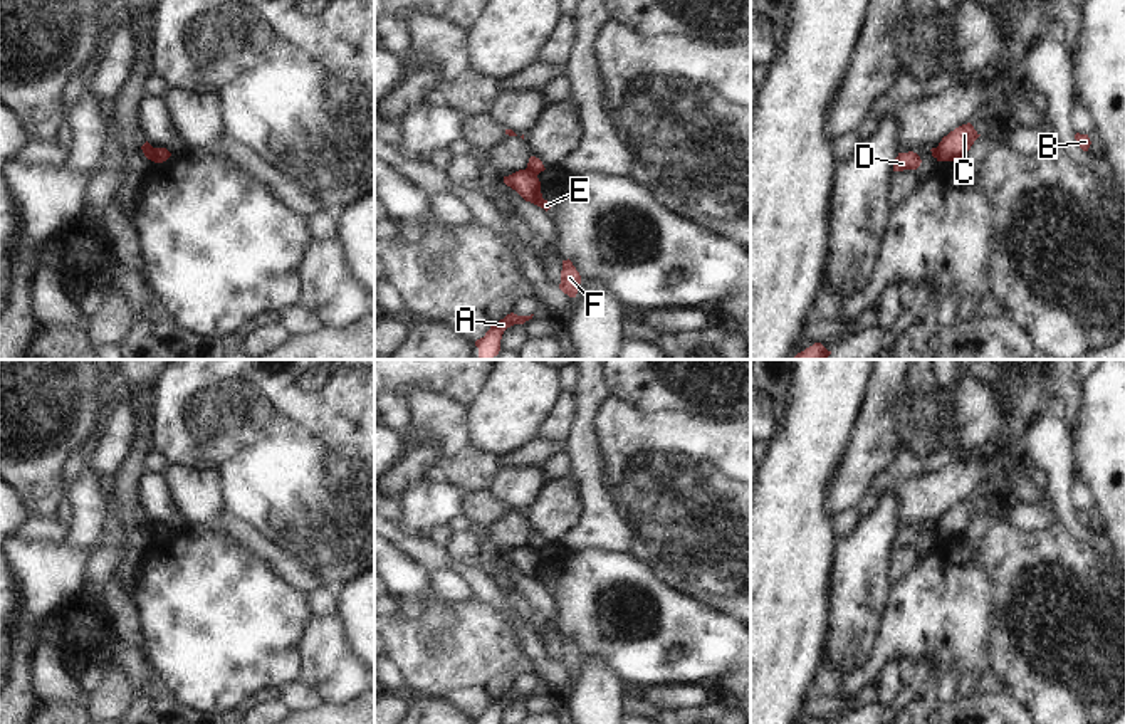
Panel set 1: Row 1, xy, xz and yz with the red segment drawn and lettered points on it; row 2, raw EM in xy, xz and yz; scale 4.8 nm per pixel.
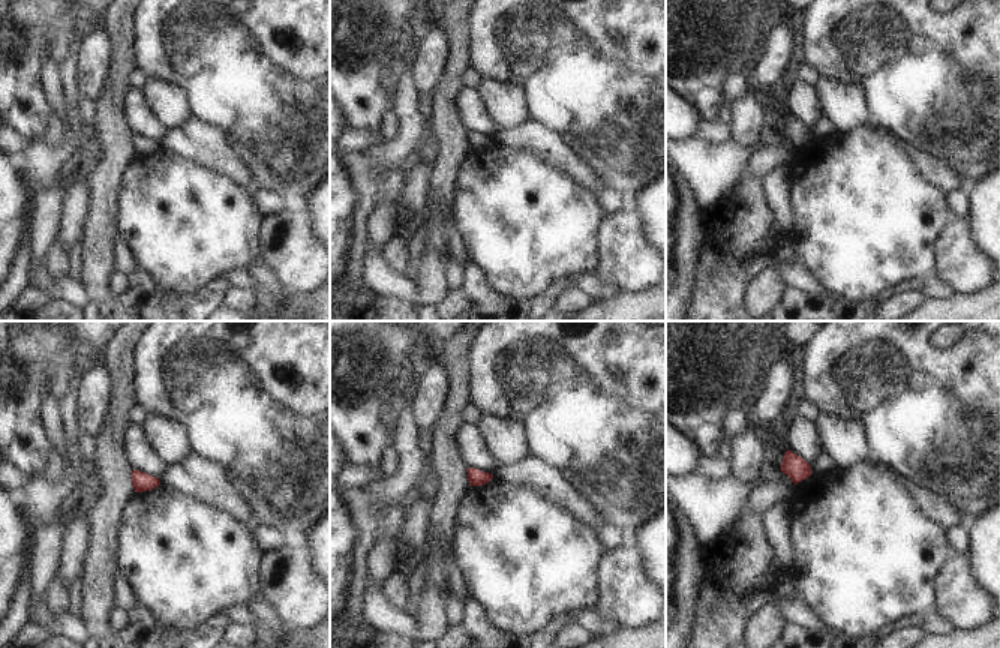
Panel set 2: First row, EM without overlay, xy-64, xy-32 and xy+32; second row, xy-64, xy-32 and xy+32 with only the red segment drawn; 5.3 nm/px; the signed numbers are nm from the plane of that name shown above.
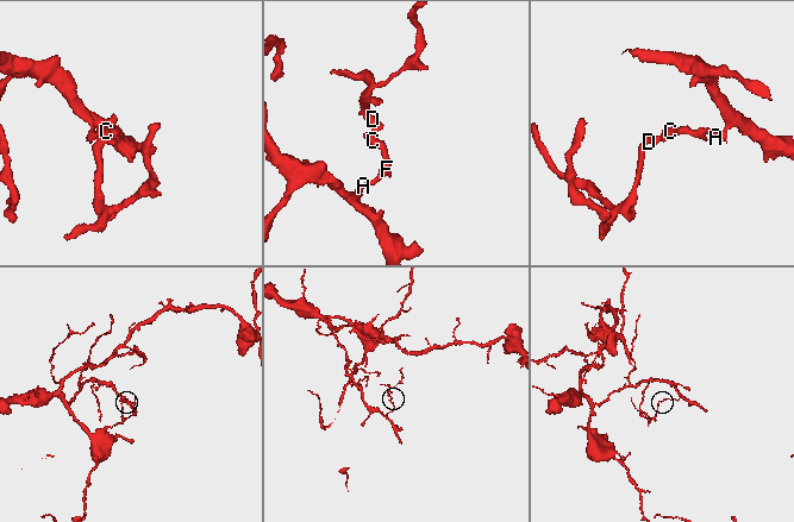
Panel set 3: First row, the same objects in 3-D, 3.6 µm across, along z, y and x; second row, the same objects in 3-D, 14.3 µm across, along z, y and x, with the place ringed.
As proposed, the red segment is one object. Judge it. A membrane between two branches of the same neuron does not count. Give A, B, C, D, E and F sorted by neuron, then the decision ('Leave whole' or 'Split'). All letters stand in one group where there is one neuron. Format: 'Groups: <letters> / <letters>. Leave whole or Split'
Groups: A B C E F / D. Split.

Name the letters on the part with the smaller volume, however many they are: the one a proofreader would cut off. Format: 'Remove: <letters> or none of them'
Remove: D

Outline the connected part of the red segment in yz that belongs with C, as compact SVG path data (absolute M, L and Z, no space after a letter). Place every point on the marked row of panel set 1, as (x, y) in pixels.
M971 123L950 131L937 146L937 161L959 161L981 134Z

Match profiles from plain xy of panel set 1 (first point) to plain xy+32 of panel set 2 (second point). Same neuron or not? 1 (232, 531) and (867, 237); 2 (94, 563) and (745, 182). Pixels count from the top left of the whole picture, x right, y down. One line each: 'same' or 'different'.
1: different
2: different

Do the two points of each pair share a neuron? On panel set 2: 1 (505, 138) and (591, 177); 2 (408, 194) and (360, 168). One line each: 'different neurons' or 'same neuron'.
1: same neuron
2: different neurons

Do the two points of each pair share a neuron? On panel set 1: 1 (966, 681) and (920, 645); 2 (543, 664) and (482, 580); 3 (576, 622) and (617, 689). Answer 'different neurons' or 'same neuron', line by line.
1: different neurons
2: same neuron
3: different neurons

